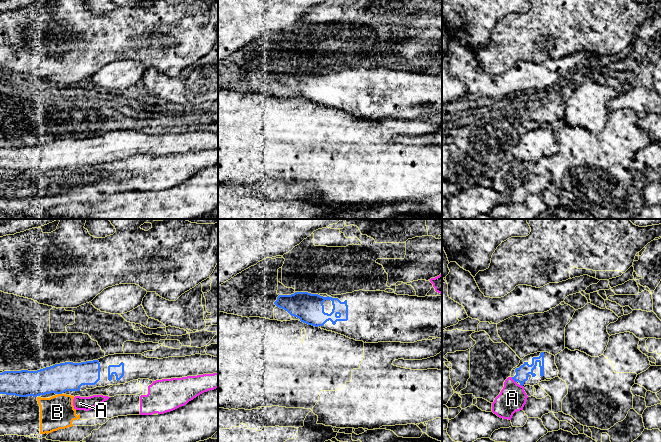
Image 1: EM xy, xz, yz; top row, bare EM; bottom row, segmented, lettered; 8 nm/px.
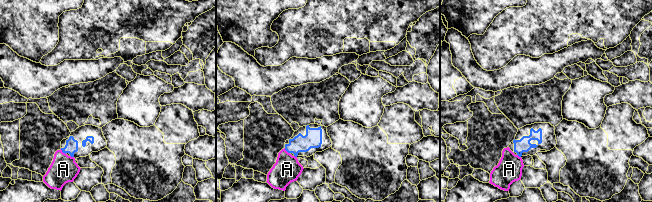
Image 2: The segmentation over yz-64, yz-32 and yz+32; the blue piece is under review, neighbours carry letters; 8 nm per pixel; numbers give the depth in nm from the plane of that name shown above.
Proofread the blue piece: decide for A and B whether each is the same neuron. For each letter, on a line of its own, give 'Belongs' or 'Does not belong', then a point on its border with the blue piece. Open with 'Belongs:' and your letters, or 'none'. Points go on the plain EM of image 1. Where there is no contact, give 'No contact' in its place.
Belongs: none
A: Does not belong. Touches blue at yz (513, 155)
B: Does not belong. Touches blue at xy (60, 169)

